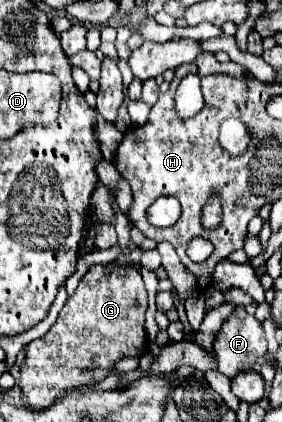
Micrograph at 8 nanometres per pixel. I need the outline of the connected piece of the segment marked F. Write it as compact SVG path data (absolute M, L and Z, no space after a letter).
M236 305L214 335L212 347L218 353L218 371L232 379L236 373L252 369L252 361L266 353L262 323L248 315L244 305Z

